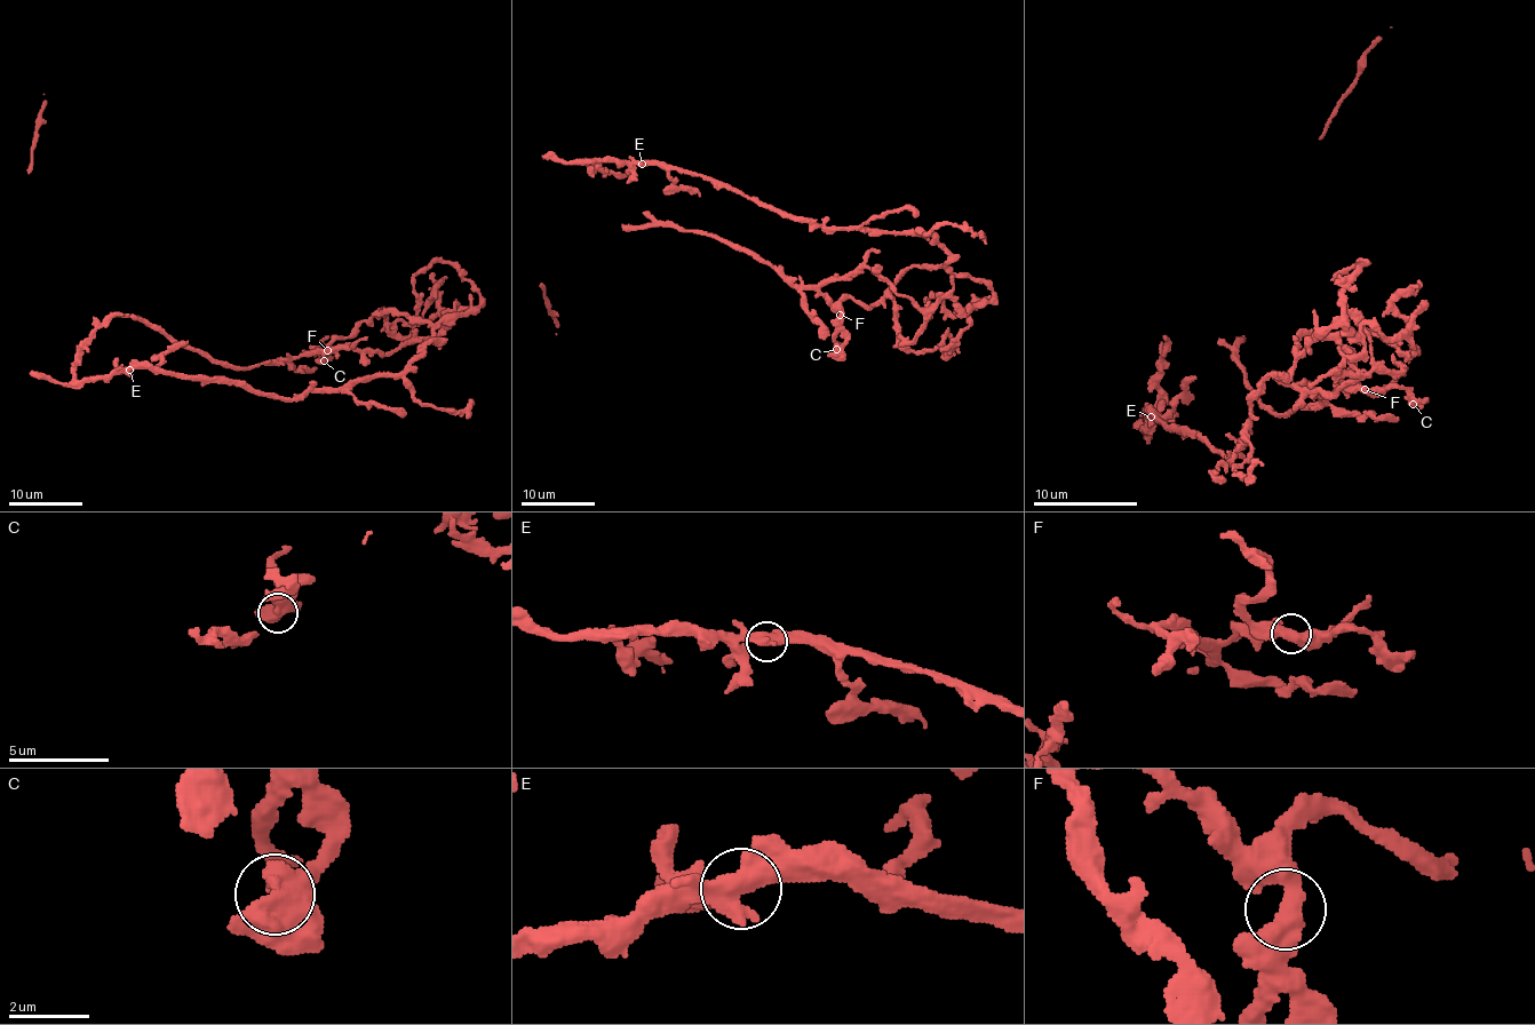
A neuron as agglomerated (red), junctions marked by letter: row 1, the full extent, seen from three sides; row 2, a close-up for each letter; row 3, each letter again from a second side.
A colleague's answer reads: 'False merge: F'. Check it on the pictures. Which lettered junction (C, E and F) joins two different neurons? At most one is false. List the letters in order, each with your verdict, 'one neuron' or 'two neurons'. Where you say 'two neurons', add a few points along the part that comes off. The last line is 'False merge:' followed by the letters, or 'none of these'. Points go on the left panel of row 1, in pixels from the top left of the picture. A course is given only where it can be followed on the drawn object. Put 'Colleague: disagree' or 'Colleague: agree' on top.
Colleague: agree
C: one neuron
E: one neuron
F: two neurons; course (327, 349), (307, 352), (386, 352), (437, 334), (458, 307), (446, 312), (430, 287)
False merge: F

